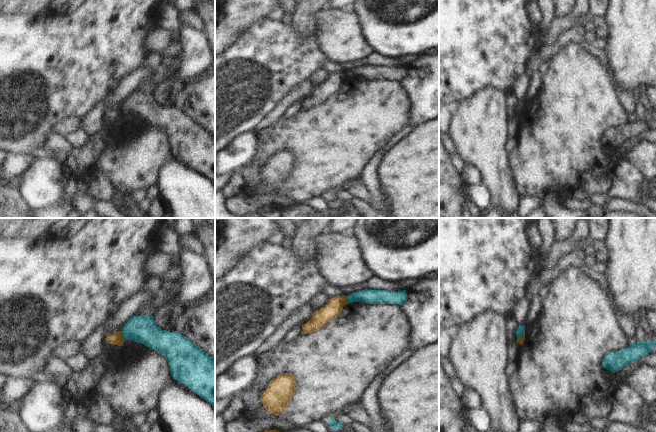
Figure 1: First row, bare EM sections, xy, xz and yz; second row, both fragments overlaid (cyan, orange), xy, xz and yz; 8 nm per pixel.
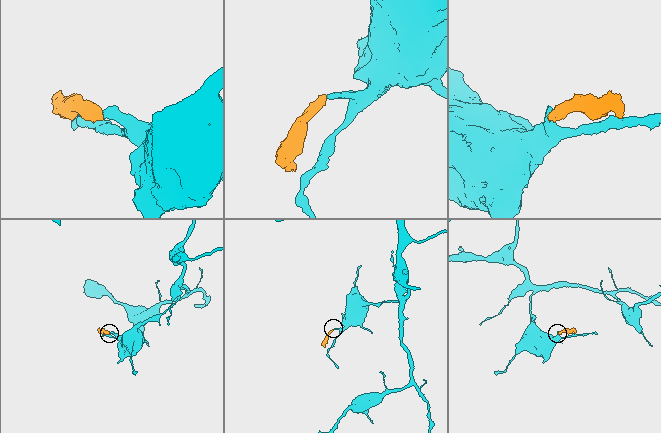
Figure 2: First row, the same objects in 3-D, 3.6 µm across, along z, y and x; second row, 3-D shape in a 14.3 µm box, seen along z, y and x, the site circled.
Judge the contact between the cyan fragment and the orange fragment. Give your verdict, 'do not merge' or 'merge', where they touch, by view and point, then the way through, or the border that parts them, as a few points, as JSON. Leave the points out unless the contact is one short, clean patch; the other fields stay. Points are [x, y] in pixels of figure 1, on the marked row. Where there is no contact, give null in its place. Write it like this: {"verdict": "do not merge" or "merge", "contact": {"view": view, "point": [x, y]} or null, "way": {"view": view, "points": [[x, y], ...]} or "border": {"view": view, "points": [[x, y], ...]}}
{"verdict": "do not merge", "contact": {"view": "xy", "point": [123, 336]}, "border": {"view": "xy", "points": [[121, 331], [124, 340]]}}

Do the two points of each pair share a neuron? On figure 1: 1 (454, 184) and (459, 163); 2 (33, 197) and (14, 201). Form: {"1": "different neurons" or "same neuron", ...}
{"1": "different neurons", "2": "different neurons"}

